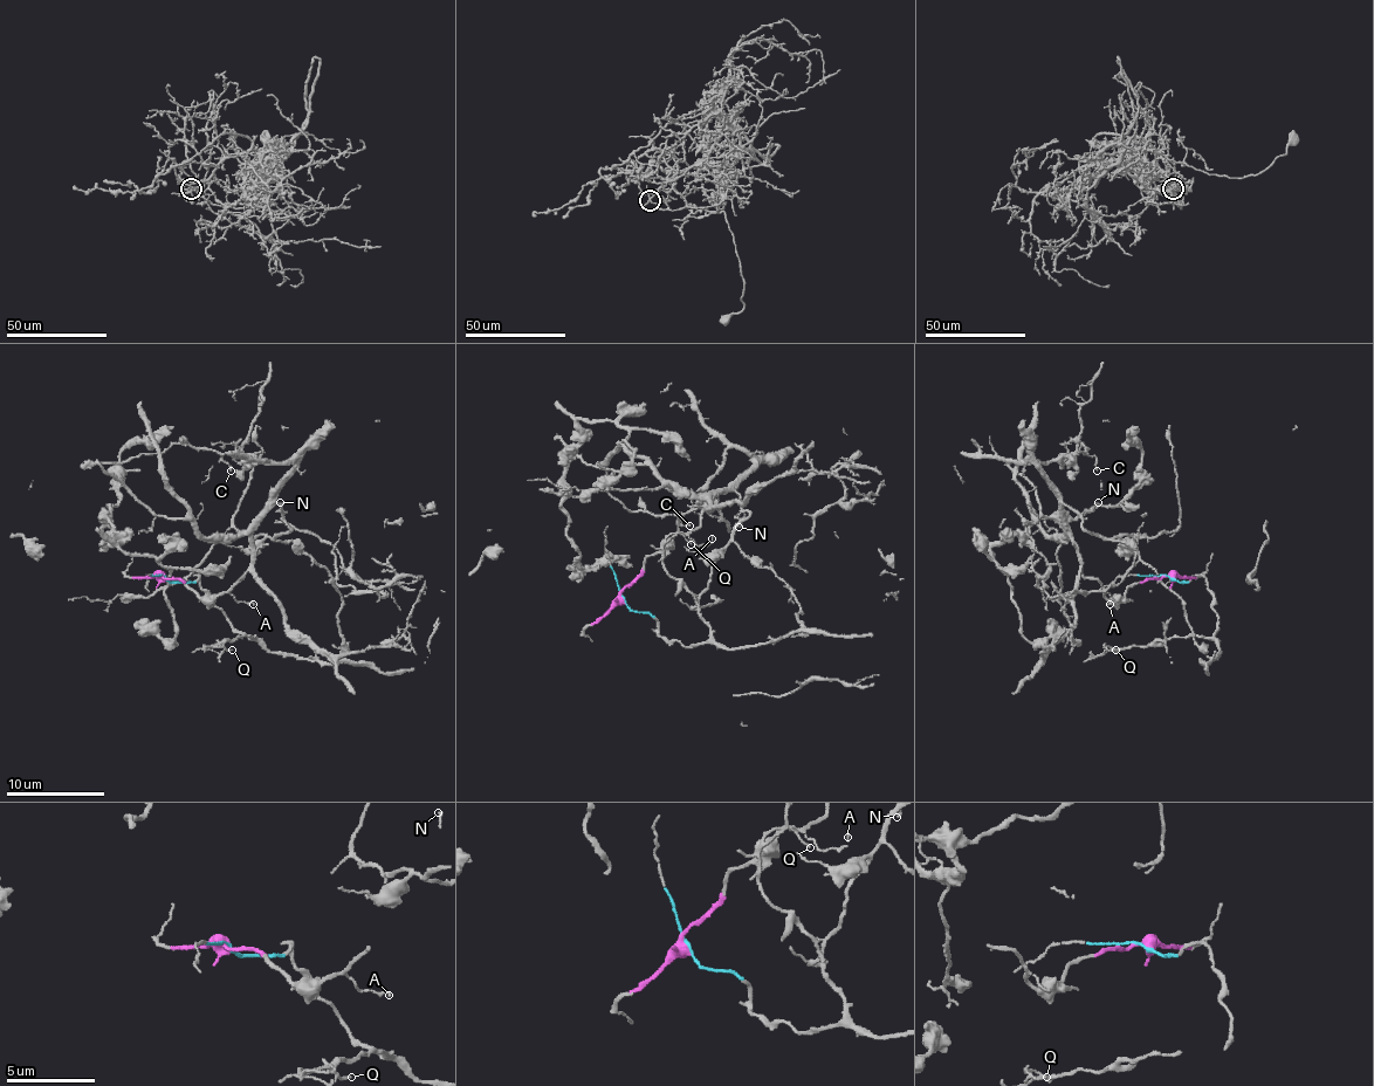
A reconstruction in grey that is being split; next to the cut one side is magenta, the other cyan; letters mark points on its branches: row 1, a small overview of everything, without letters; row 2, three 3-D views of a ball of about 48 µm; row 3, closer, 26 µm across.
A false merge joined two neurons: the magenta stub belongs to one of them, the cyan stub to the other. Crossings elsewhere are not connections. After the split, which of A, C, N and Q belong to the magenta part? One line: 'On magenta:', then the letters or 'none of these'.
On magenta: A, C, N

